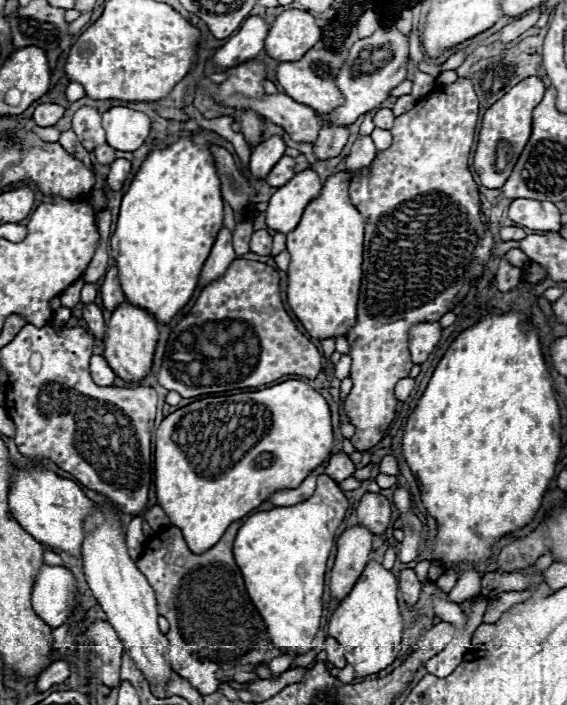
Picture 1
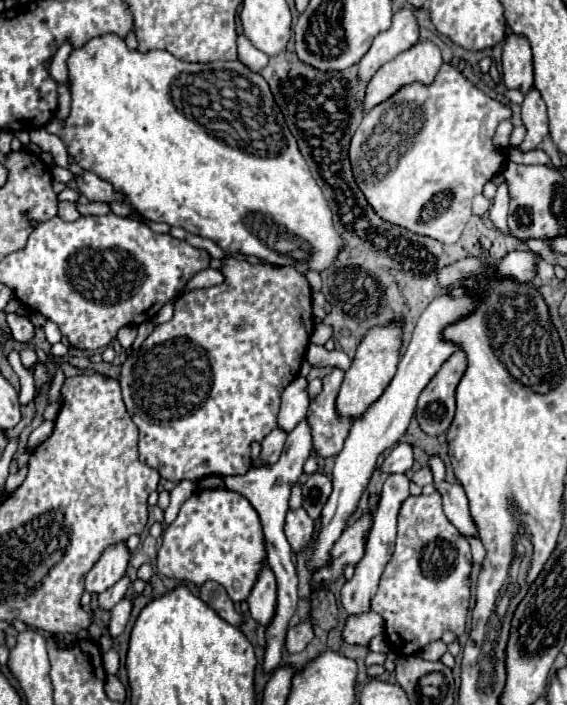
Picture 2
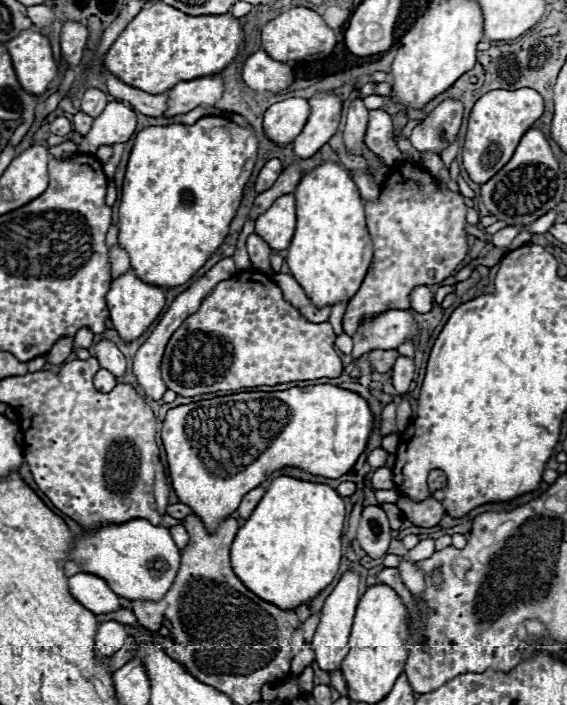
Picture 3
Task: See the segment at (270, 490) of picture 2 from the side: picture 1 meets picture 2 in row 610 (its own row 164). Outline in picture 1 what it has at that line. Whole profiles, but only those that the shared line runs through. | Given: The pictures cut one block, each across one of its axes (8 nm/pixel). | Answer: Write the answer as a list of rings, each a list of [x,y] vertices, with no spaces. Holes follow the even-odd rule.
[[[282,156],[266,176],[266,182],[278,188],[278,186],[284,186],[292,176],[294,176],[294,160],[290,156]]]

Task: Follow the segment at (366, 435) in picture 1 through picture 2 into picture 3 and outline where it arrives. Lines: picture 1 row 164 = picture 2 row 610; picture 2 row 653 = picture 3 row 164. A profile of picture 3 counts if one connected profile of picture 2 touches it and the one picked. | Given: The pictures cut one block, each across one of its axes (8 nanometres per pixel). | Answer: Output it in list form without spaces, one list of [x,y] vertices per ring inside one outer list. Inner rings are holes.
[[[398,162],[388,170],[380,196],[374,202],[366,202],[366,222],[374,242],[374,258],[360,290],[346,306],[342,326],[348,336],[354,336],[364,320],[376,318],[388,310],[410,310],[410,292],[416,286],[432,286],[454,274],[456,266],[468,254],[468,240],[464,230],[466,210],[464,196],[448,188],[440,188],[440,182],[430,172],[420,168],[420,164]]]

